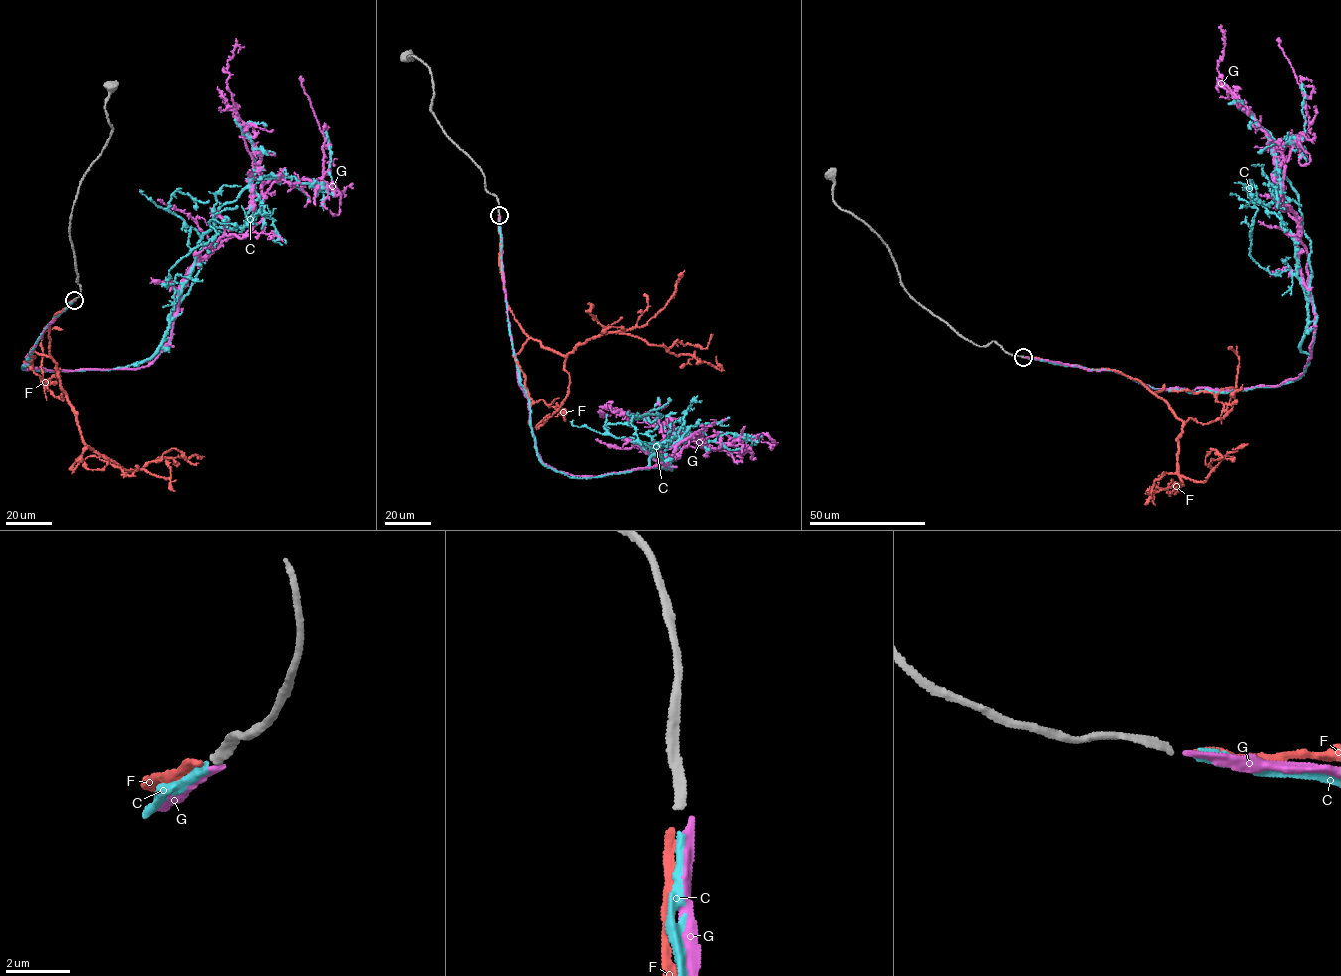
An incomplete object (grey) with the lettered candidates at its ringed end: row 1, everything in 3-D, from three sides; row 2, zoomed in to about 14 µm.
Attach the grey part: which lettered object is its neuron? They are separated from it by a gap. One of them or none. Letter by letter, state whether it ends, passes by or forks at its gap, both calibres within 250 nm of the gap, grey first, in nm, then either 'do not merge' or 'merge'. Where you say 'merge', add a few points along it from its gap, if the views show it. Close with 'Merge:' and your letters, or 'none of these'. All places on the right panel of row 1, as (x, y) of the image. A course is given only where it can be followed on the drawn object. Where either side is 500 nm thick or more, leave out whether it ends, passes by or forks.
C: it ends | 240/240 nm | merge | via (1025, 357), (1192, 392), (1301, 377), (1316, 317), (1310, 240), (1275, 163), (1305, 132), (1302, 83)
F: it ends | 240/200 nm | do not merge
G: it ends | 240/200 nm | do not merge
Merge: C

